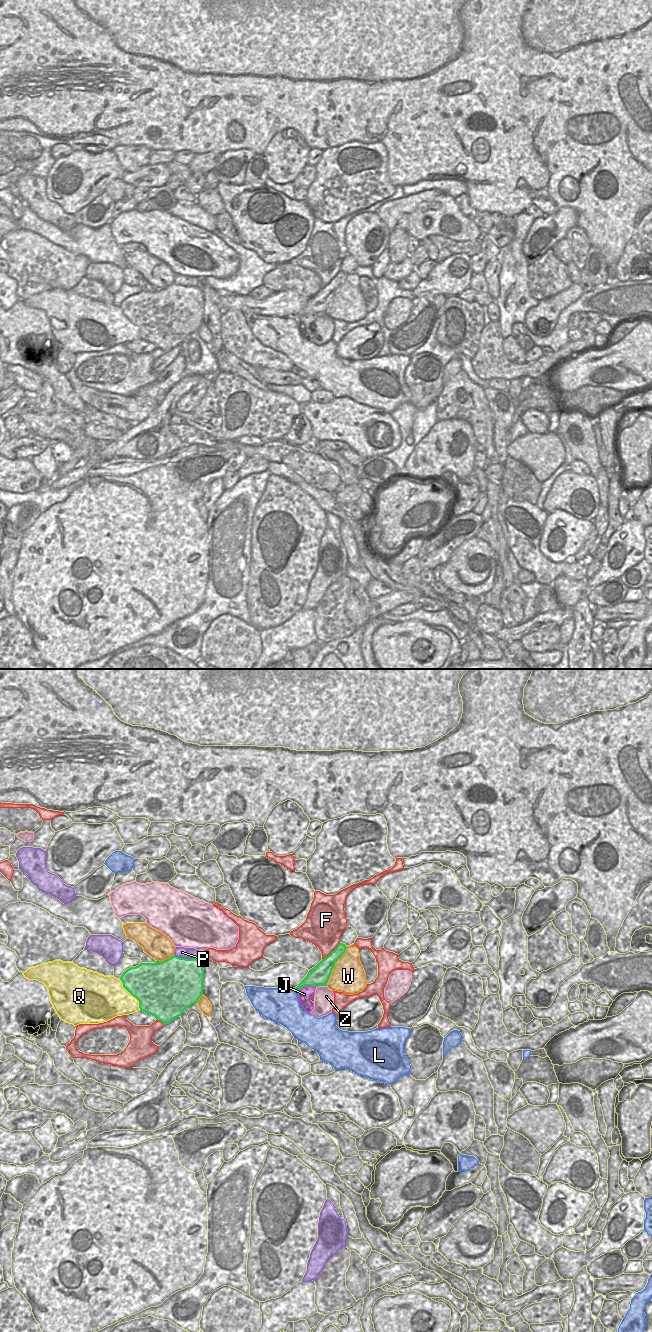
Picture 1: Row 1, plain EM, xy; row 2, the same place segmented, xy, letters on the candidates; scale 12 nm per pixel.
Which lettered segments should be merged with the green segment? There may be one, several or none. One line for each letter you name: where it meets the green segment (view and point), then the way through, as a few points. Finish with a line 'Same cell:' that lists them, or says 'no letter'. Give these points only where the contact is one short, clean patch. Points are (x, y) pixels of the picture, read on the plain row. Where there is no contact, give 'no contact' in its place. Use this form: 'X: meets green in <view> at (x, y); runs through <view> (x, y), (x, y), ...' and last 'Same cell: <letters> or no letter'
Same cell: no letter

